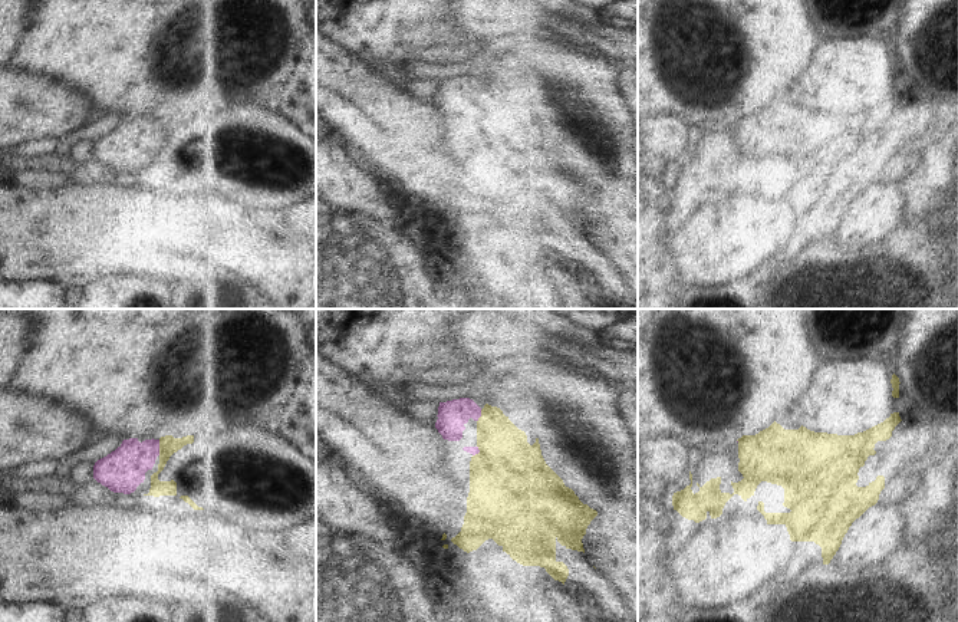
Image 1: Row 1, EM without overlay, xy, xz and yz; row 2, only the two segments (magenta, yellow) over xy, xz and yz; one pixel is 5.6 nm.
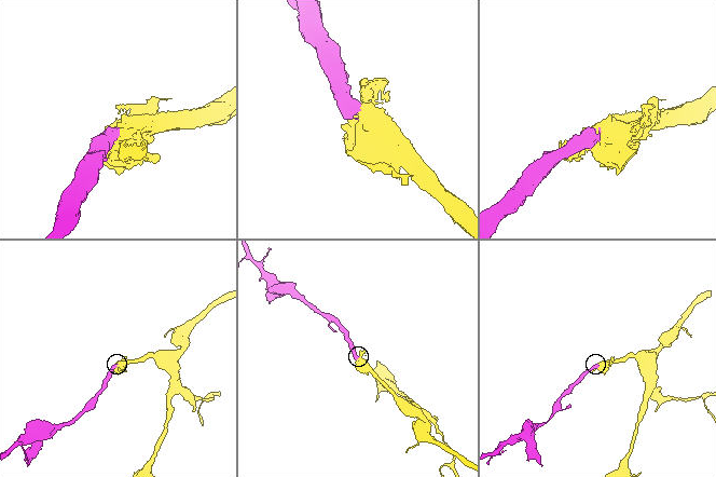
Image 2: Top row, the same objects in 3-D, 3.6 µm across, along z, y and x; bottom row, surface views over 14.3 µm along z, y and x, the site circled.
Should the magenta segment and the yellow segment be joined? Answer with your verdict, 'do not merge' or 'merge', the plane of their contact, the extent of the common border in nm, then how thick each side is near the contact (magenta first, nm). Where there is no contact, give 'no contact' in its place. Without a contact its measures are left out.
merge; meets magenta in xy; contact 90 nm long; 240 nm thick on the magenta side, 100 nm on the other

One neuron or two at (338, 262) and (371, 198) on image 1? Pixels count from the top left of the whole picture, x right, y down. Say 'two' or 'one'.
two

